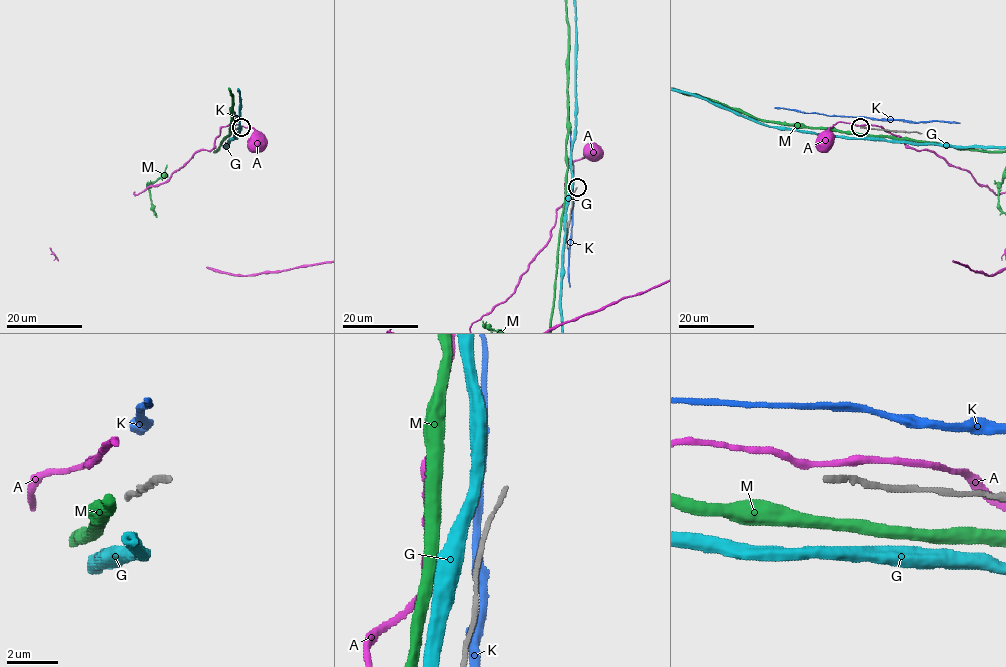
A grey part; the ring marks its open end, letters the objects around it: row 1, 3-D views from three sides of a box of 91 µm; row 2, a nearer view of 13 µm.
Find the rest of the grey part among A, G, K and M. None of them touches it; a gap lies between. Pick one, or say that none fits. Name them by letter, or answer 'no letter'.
no letter

